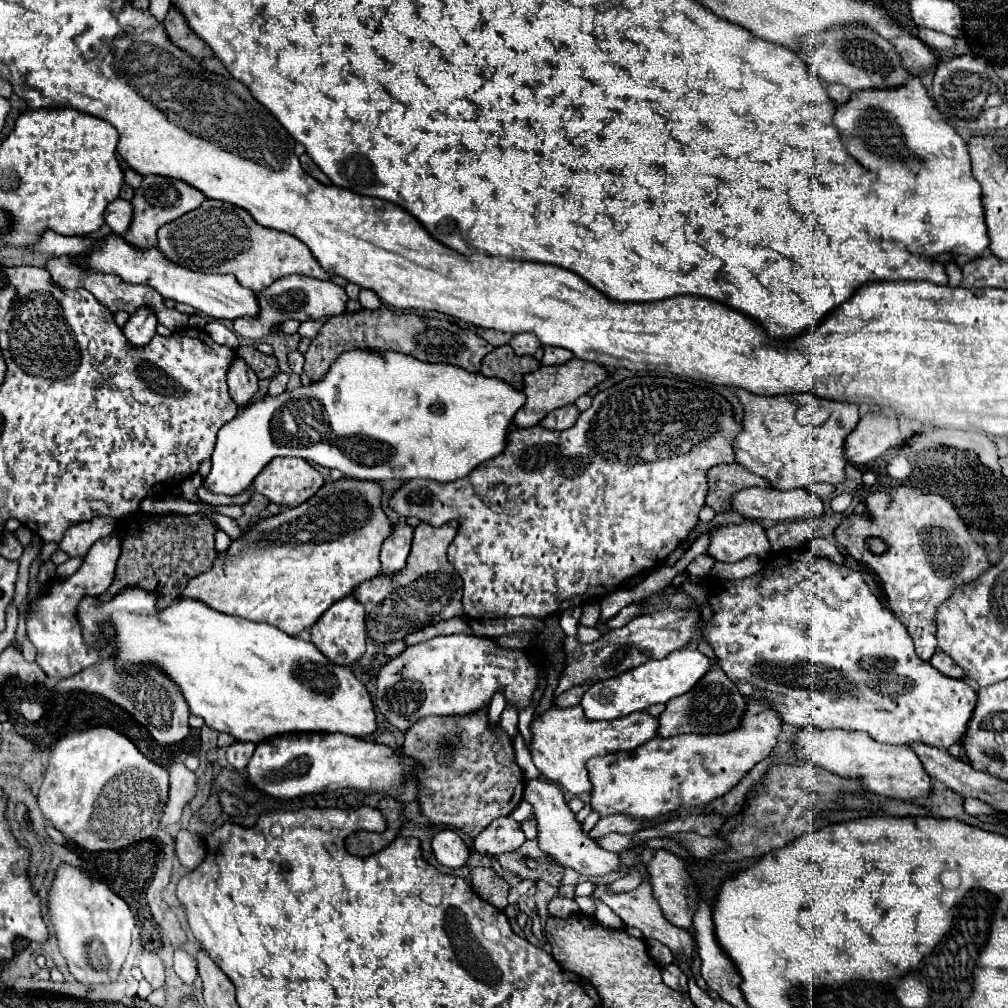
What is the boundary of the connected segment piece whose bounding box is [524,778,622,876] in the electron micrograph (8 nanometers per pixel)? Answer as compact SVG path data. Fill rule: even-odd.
M534 778L526 782L524 788L524 800L532 804L536 820L538 820L538 842L544 854L548 854L554 862L562 866L570 866L578 872L584 872L588 876L604 876L610 872L620 872L620 858L614 852L602 850L590 836L582 832L582 826L576 822L574 812L566 806L566 800L562 796L562 790L558 784L552 784L544 778Z

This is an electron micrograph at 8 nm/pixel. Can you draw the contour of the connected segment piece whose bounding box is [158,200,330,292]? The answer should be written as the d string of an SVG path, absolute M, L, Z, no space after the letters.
M204 200L200 208L162 226L158 230L158 248L166 258L188 270L234 274L244 288L254 292L262 292L286 274L330 280L304 242L284 232L264 228L256 224L244 208L220 200Z

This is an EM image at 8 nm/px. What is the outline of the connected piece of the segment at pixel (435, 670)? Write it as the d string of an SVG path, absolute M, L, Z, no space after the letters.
M450 634L450 636L436 636L426 642L414 644L404 648L398 656L390 658L386 664L380 666L376 672L376 696L374 706L378 712L398 730L408 730L416 720L424 716L448 716L448 714L470 714L490 704L492 696L498 688L504 688L504 696L508 702L516 704L518 710L526 708L532 702L534 688L538 684L540 668L530 656L522 650L504 650L490 638L468 636L468 634Z

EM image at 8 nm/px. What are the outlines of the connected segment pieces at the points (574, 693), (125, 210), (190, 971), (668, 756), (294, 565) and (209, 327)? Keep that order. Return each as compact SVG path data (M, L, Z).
M586 682L580 686L575 686L570 690L562 693L555 699L555 705L560 708L568 708L576 704L580 704L580 701L588 688L592 685L591 682Z
M116 198L114 202L108 204L108 210L104 212L106 224L112 228L114 234L124 234L132 222L132 206L128 200Z
M176 948L174 952L174 970L176 974L184 980L184 982L190 982L194 984L196 978L198 978L198 970L196 970L196 960L182 948Z
M746 700L746 702L748 702L748 708L742 718L742 726L738 730L732 730L720 736L718 734L712 734L712 736L682 734L672 738L656 736L646 744L638 746L636 750L590 758L586 762L586 770L592 782L592 792L590 792L592 810L596 810L600 816L624 814L646 824L648 820L670 818L670 816L678 816L682 810L706 806L712 800L728 794L758 762L762 762L770 754L770 750L776 746L776 738L782 726L780 716L768 704L764 706L764 702L754 702L754 700Z
M340 478L322 486L308 502L248 526L246 536L232 542L228 552L218 554L212 570L188 580L178 598L192 598L218 612L242 616L246 620L268 622L288 636L298 636L336 600L352 594L360 582L370 580L380 572L378 554L390 532L392 524L380 506L380 486L376 482Z
M212 320L210 324L206 324L206 328L204 328L206 332L208 332L208 336L216 342L216 344L226 344L228 348L232 348L232 350L236 350L238 348L238 338L236 338L236 334L234 332L230 332L222 322L218 322L218 320Z

